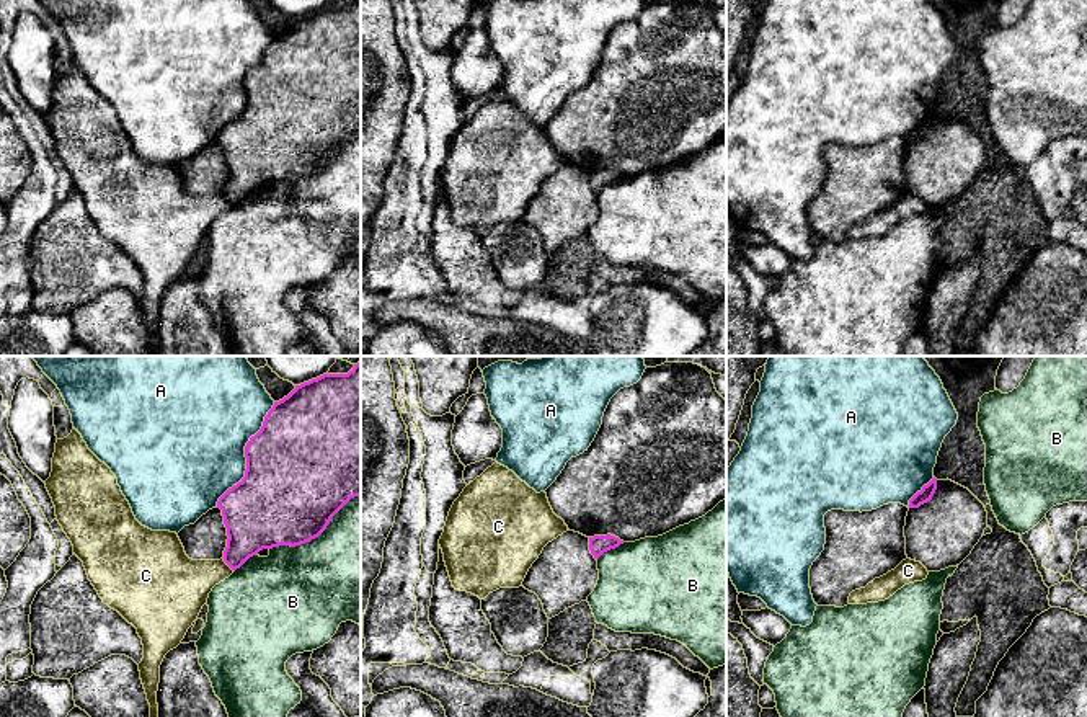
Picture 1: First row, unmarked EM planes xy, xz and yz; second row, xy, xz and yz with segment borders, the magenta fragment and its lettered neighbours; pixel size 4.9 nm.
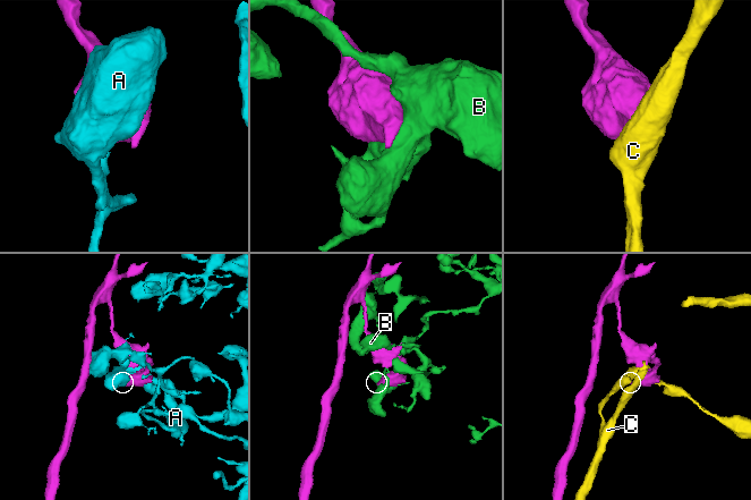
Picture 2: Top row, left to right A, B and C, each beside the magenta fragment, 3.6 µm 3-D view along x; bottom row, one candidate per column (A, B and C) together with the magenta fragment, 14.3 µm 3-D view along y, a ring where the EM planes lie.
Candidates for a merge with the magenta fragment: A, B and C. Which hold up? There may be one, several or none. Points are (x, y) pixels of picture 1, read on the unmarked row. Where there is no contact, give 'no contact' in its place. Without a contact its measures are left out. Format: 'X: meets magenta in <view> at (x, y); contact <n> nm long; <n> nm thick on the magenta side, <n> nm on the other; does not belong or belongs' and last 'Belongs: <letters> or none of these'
A: meets magenta in xy at (245, 89); contact 600 nm long; 480 nm thick on the magenta side, 500 nm on the other; does not belong
B: meets magenta in xy at (315, 170); contact 500 nm long; 480 nm thick on the magenta side, 480 nm on the other; does not belong
C: meets magenta in xy at (229, 200); contact 90 nm long; 280 nm thick on the magenta side, 260 nm on the other; does not belong
Belongs: none of these

